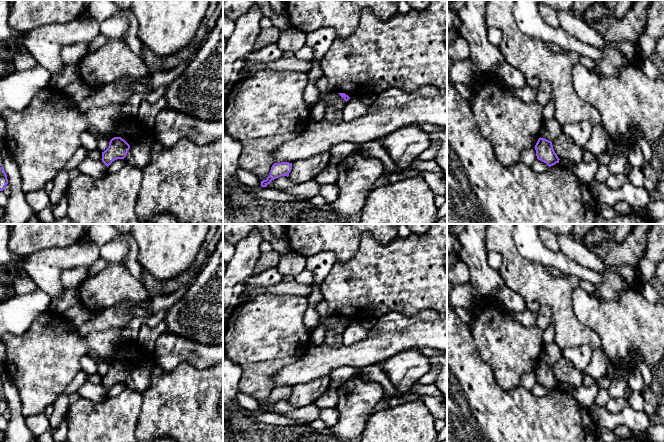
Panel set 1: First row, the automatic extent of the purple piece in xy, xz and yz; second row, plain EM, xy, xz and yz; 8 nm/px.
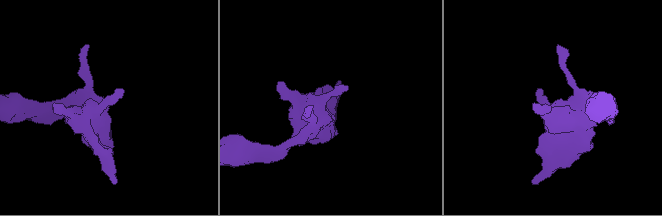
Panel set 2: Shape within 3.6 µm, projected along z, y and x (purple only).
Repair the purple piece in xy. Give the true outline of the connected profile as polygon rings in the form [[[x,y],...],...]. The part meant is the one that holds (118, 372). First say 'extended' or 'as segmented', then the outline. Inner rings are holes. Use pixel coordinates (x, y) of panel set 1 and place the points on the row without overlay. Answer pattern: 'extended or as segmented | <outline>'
as segmented | [[[121,361],[110,364],[108,372],[102,376],[102,386],[108,391],[117,383],[124,383],[130,373],[130,369]]]

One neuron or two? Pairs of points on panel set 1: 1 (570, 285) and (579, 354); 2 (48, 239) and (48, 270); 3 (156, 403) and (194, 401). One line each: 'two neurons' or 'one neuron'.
1: two neurons
2: two neurons
3: one neuron

